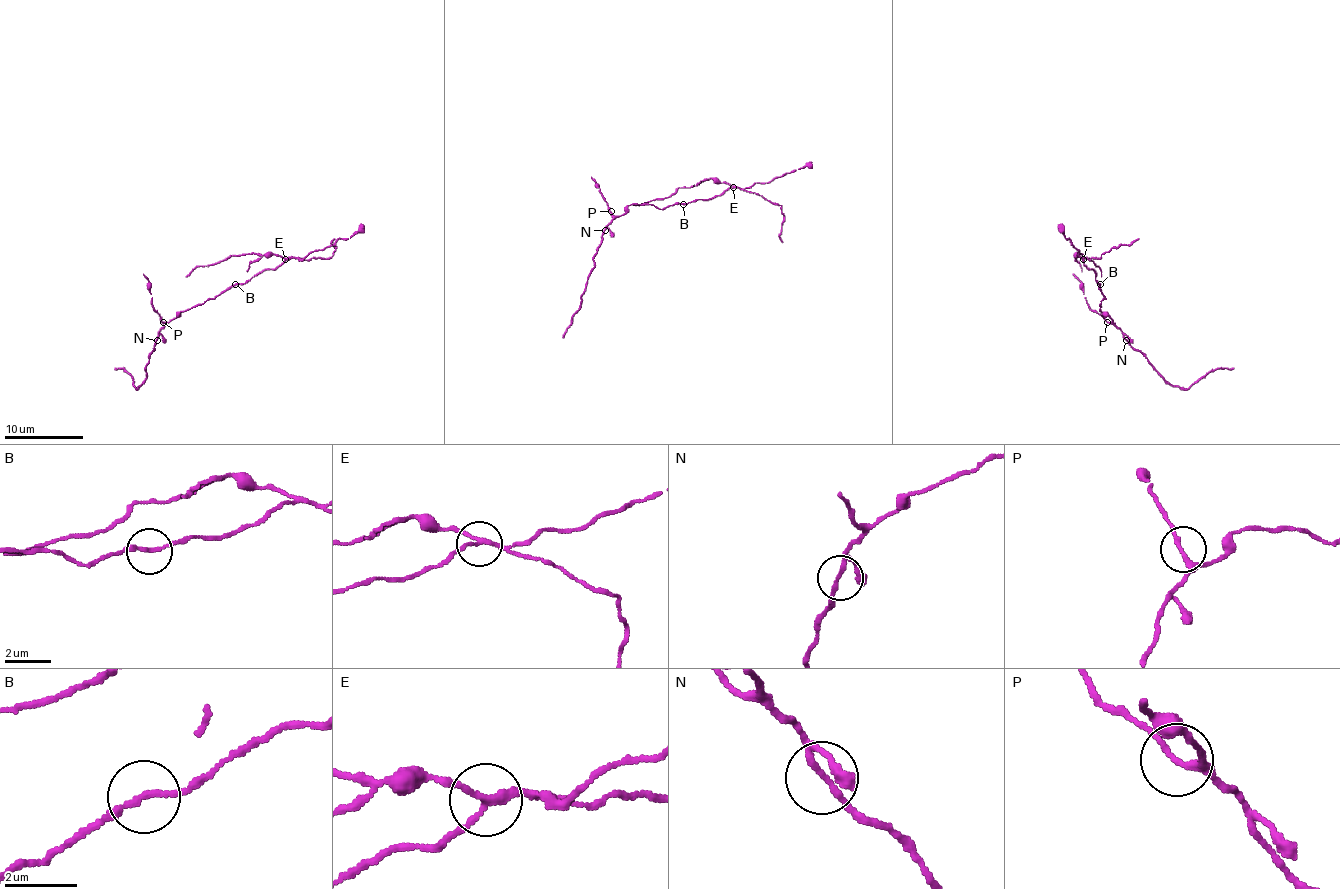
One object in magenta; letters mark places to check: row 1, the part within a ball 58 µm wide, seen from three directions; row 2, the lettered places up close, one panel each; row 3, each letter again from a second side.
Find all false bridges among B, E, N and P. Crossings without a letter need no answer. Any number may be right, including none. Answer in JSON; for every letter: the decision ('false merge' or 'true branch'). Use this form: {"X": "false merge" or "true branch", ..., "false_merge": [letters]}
{"B": "true branch", "E": "false merge", "N": "true branch", "P": "true branch", "false_merge": ["E"]}

